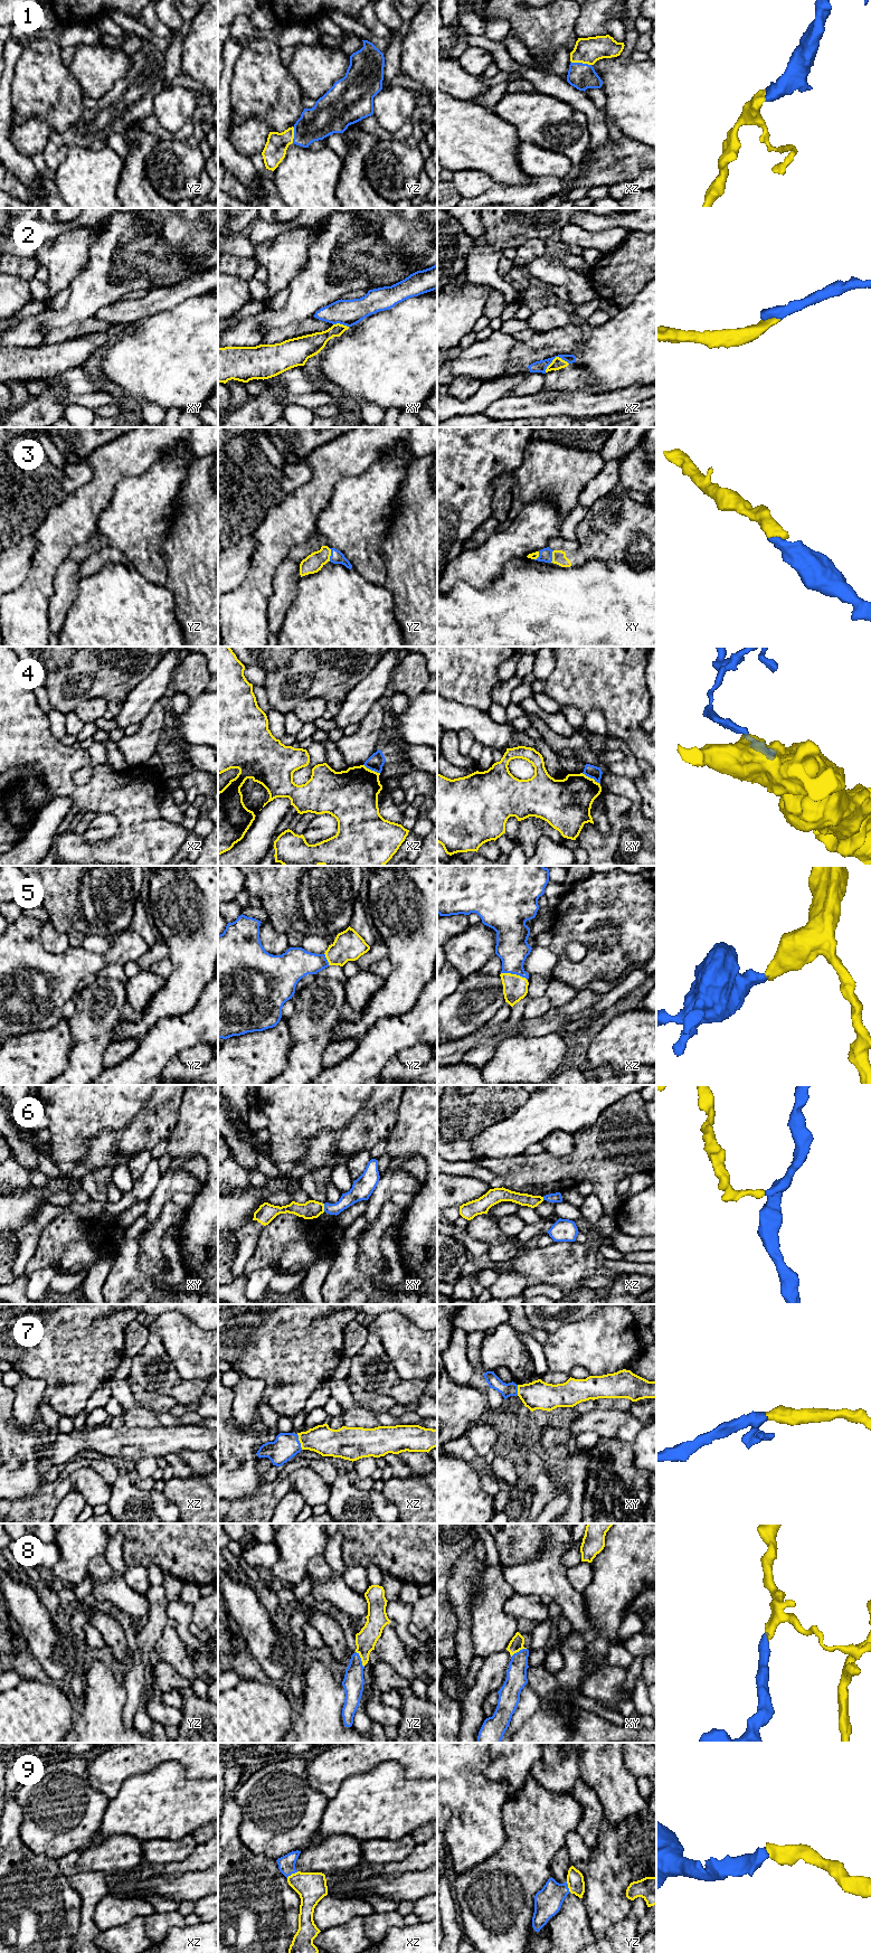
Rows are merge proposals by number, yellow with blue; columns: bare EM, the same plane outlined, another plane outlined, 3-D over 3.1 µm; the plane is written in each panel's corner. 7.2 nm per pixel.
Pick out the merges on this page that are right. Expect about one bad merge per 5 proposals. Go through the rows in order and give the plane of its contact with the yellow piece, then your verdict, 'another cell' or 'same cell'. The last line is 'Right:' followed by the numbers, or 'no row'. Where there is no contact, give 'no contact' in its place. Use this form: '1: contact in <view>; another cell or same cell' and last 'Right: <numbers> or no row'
1: contact in xz; same cell
2: contact in xz; another cell
3: contact in yz; same cell
4: contact in xy; another cell
5: contact in xz; same cell
6: contact in xy; another cell
7: contact in xz; same cell
8: contact in yz; same cell
9: contact in xz; same cell
Right: 1, 3, 5, 7, 8, 9

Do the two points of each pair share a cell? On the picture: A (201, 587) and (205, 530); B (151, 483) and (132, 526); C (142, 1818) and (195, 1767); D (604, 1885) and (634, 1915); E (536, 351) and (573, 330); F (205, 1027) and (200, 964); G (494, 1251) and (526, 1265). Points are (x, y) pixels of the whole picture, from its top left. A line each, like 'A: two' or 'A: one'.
A: one
B: one
C: two
D: two
E: one
F: two
G: two

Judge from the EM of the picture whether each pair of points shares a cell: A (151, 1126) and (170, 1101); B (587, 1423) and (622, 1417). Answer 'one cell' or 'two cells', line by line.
A: one cell
B: one cell

